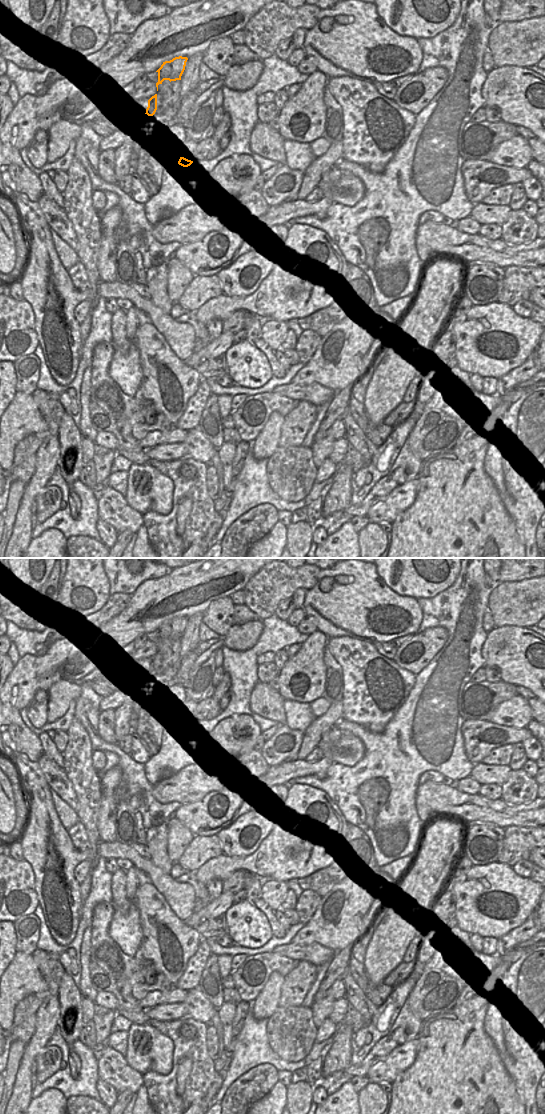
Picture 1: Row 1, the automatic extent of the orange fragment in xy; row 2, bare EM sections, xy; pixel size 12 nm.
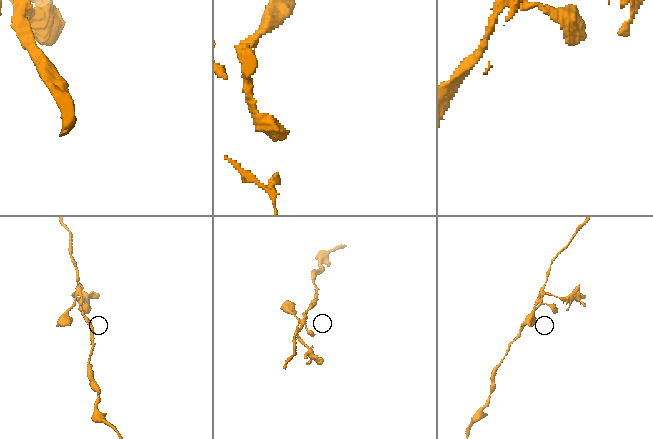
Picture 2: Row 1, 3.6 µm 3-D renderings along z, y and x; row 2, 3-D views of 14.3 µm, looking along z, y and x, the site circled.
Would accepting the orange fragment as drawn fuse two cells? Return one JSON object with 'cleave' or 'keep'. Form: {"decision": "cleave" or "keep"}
{"decision": "cleave"}

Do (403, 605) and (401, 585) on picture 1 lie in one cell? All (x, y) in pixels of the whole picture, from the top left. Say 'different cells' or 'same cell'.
different cells

